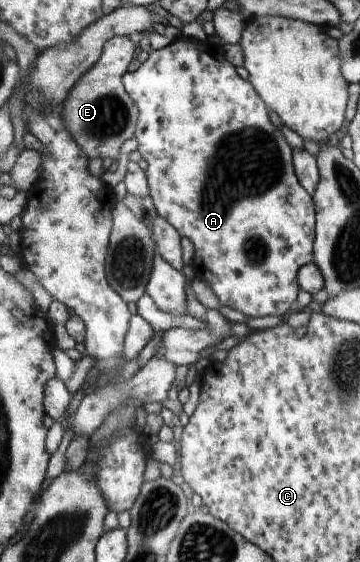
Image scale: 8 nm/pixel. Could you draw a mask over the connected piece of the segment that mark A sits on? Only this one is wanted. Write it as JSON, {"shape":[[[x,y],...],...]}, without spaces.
{"shape":[[[182,37],[167,46],[152,50],[142,65],[127,71],[122,78],[126,93],[139,109],[135,138],[137,150],[147,161],[145,174],[149,196],[153,199],[157,213],[176,229],[181,237],[188,237],[194,244],[193,269],[198,279],[205,281],[216,294],[221,305],[231,307],[246,316],[278,315],[285,318],[296,308],[299,283],[297,273],[300,267],[313,261],[313,243],[315,240],[315,205],[312,196],[298,181],[293,166],[292,149],[279,128],[270,122],[269,111],[260,99],[254,86],[242,79],[236,68],[226,60],[222,45],[206,39],[204,41]]]}

